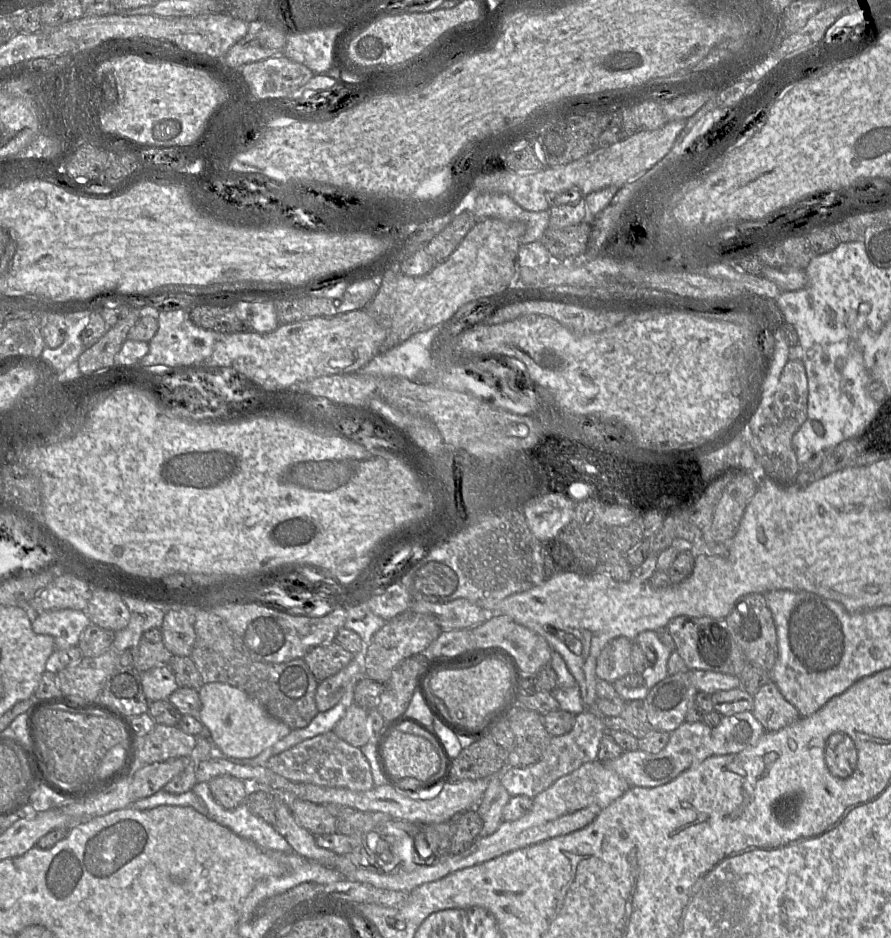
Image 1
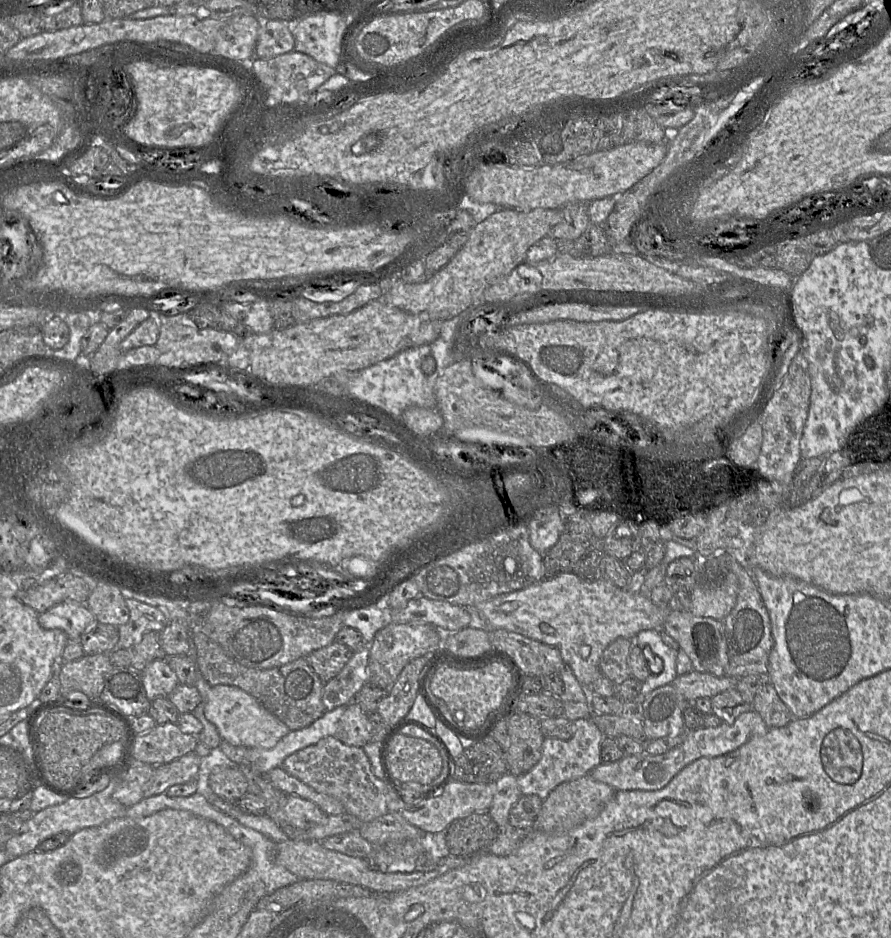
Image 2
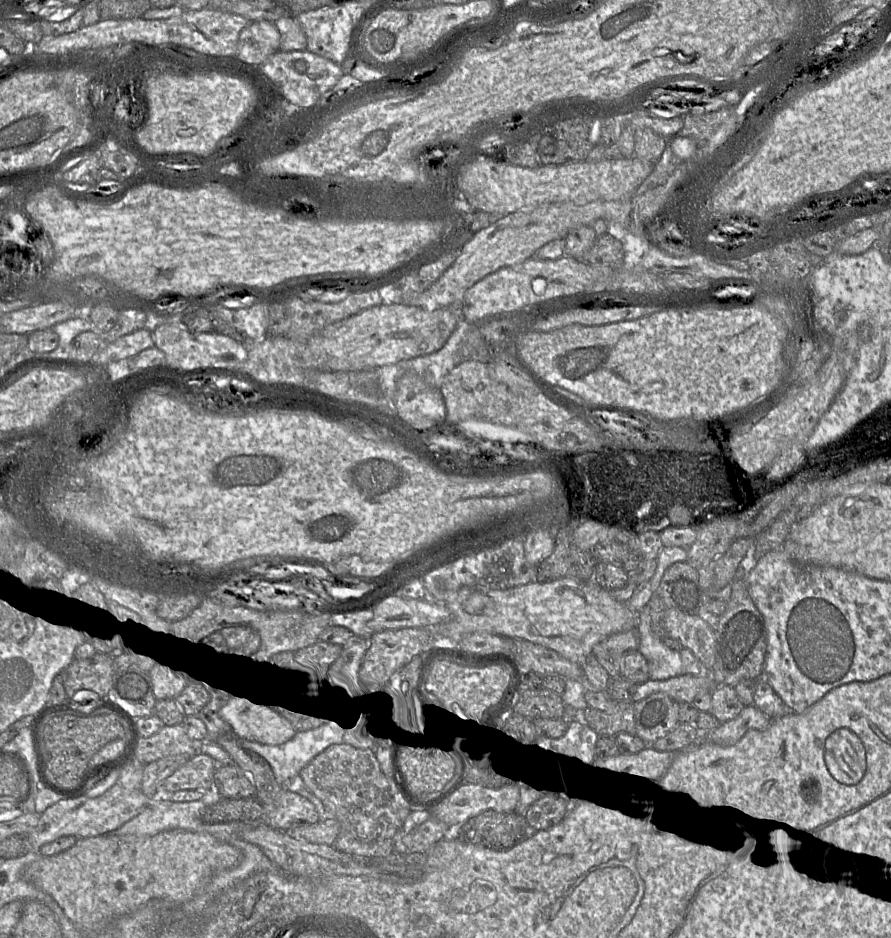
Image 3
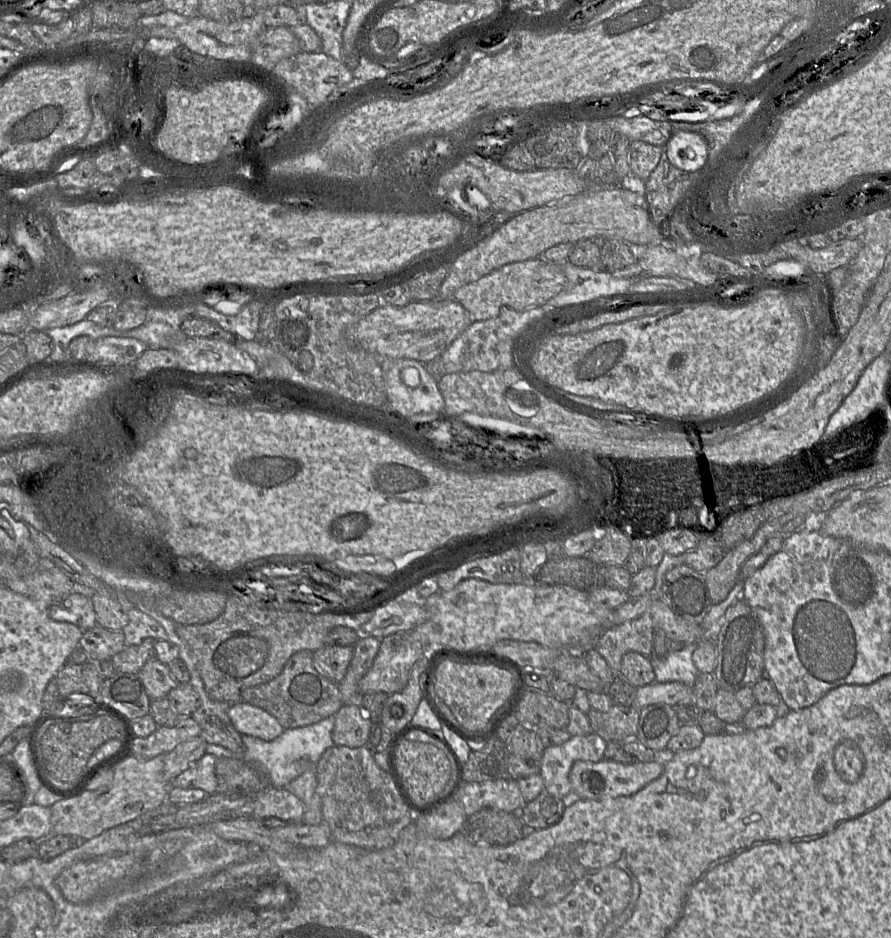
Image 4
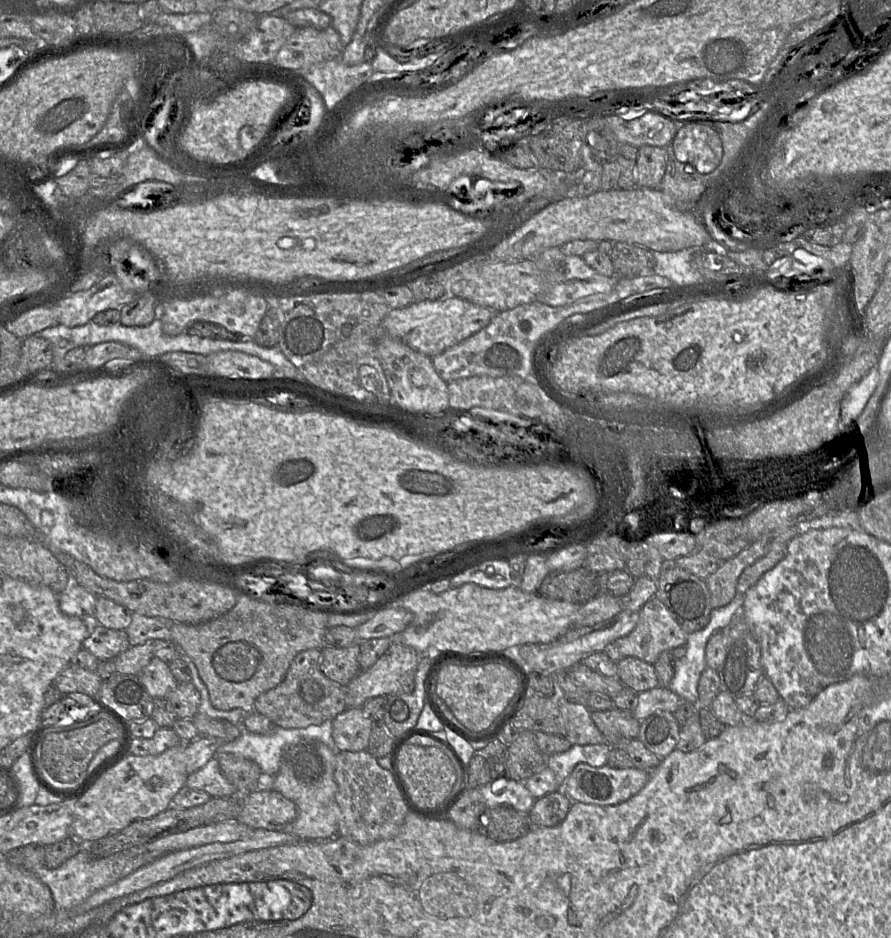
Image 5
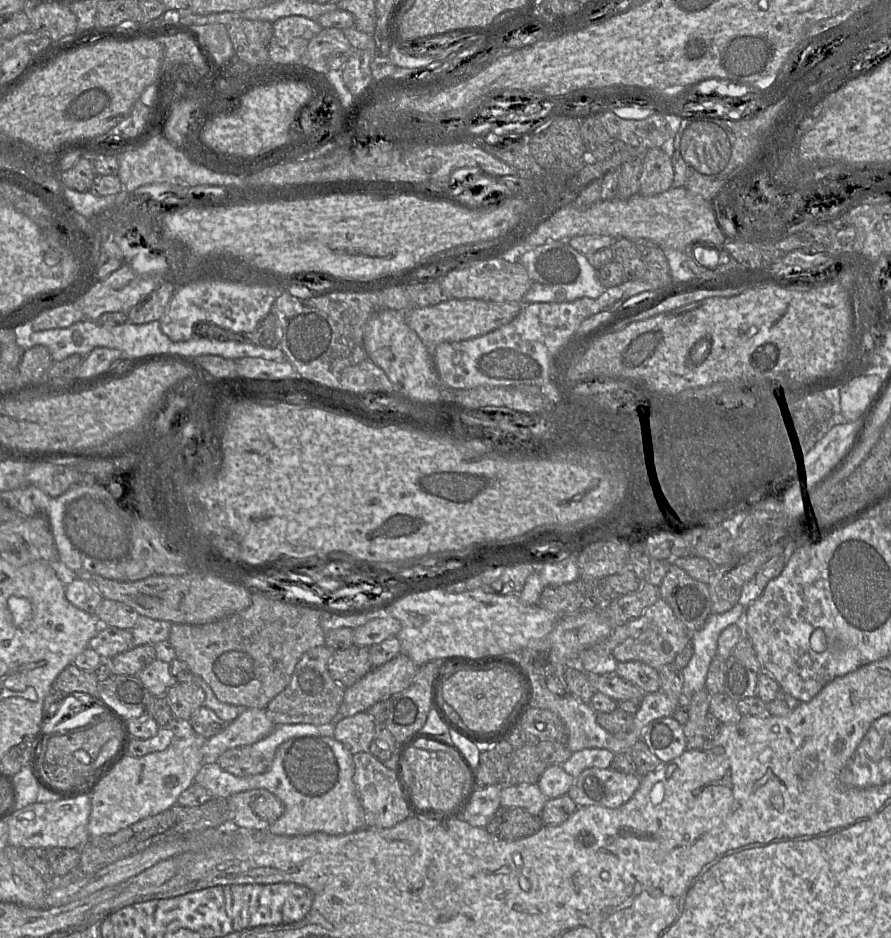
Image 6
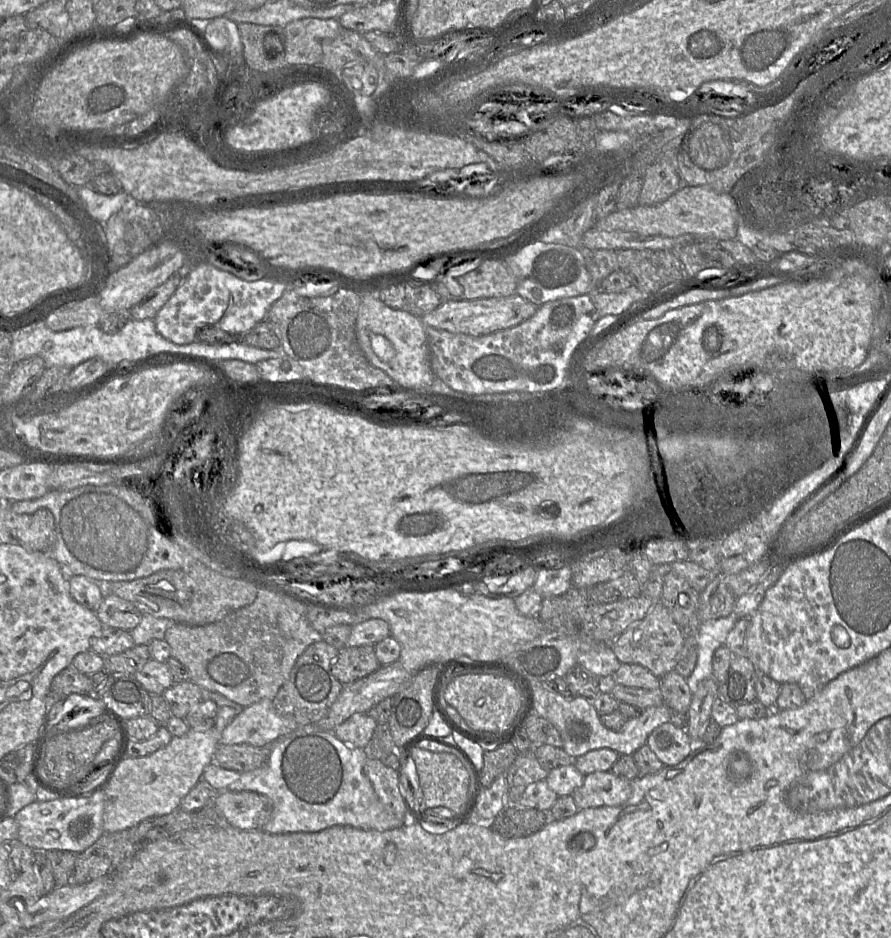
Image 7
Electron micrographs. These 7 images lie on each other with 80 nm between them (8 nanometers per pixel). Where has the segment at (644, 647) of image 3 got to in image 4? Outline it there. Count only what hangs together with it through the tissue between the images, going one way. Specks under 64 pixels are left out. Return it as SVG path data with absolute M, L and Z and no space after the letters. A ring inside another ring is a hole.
M687 644L682 650L680 651L674 651L674 652L669 652L667 655L663 656L663 657L659 657L654 655L654 650L652 653L652 656L650 657L651 659L651 663L653 666L653 670L655 673L655 681L657 682L681 682L683 684L686 684L688 686L694 687L696 679L699 675L699 671L696 668L696 666L693 663L692 660L692 655L694 650L696 649L697 644Z

